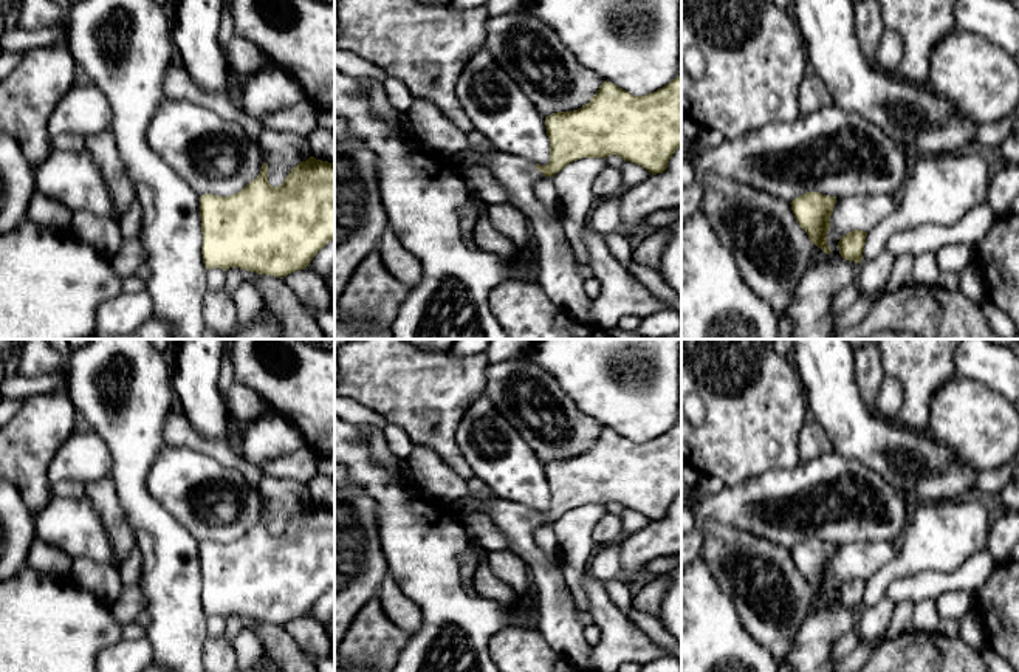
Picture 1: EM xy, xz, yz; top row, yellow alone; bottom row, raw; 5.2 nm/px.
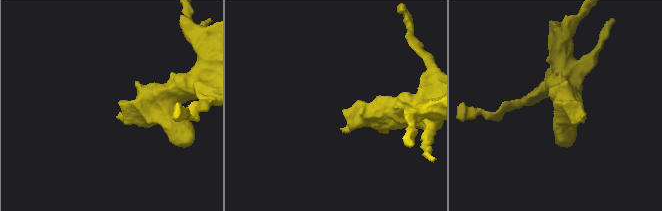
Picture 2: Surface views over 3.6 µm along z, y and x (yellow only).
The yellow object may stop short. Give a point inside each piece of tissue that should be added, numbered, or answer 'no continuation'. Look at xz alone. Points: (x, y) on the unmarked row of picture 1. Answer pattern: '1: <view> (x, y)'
1: xz (558, 624)

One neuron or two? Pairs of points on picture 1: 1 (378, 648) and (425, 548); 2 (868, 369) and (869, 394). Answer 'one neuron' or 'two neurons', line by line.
1: two neurons
2: one neuron

